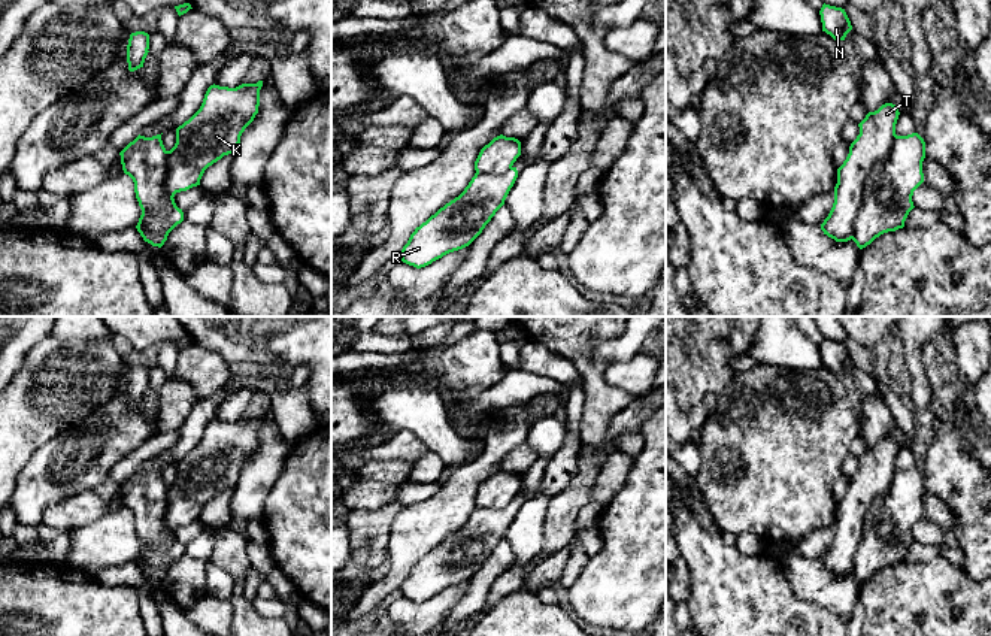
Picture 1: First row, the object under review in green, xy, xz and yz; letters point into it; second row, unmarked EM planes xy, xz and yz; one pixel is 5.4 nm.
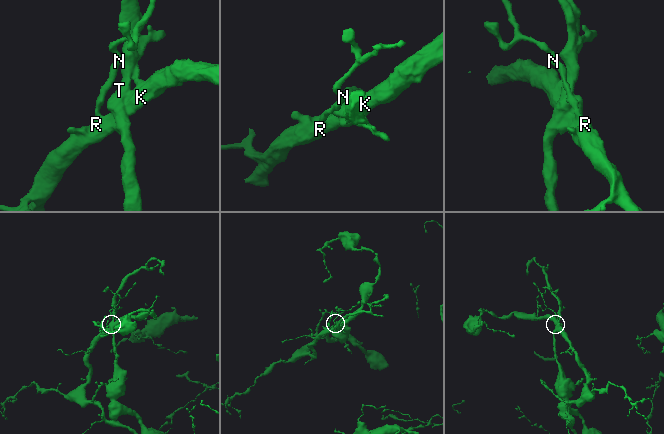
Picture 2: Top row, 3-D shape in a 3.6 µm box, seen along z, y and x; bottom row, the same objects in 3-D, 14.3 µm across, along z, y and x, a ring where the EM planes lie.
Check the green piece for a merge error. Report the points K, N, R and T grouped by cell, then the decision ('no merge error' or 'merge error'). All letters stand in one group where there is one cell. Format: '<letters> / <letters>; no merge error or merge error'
K N R / T; merge error

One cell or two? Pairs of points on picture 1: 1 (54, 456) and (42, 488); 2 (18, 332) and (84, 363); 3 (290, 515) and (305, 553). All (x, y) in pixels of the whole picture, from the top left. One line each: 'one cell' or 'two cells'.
1: one cell
2: two cells
3: one cell

